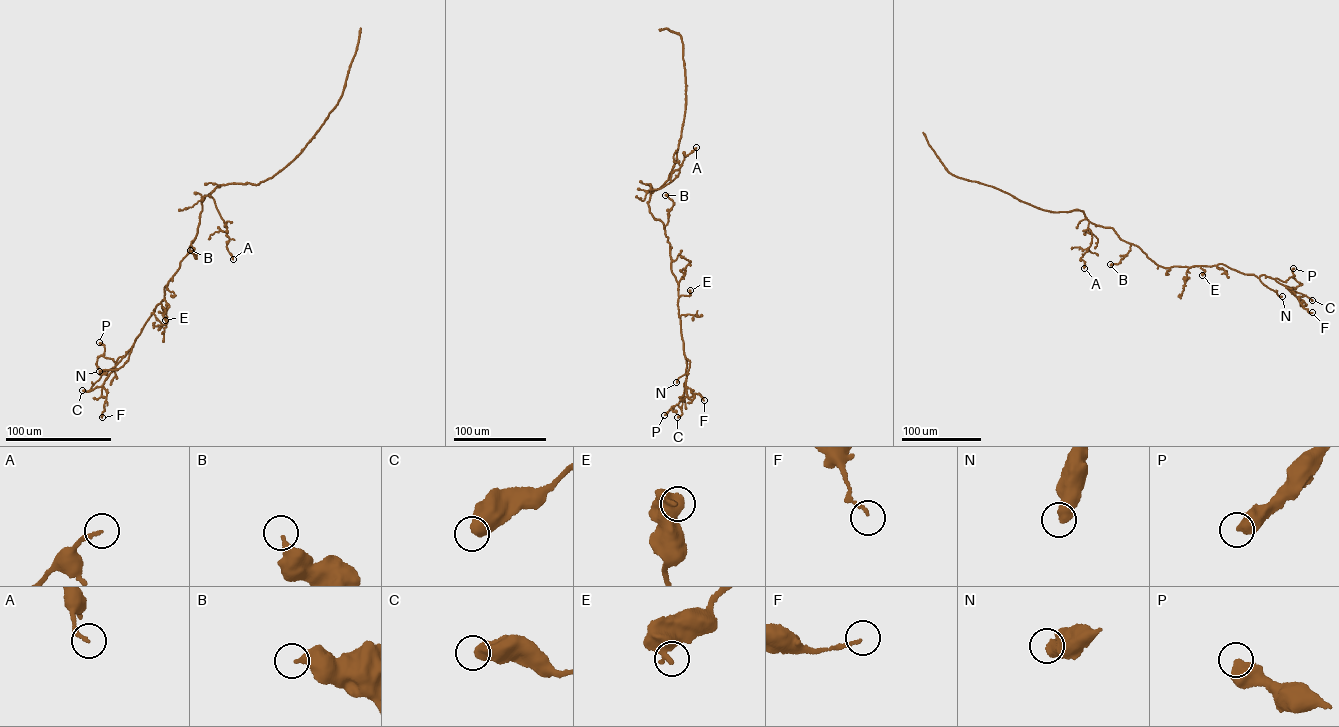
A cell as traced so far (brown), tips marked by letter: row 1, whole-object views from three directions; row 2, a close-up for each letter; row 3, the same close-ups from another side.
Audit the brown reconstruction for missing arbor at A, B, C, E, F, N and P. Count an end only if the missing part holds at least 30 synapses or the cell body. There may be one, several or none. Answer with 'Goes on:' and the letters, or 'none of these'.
Goes on: none of these

